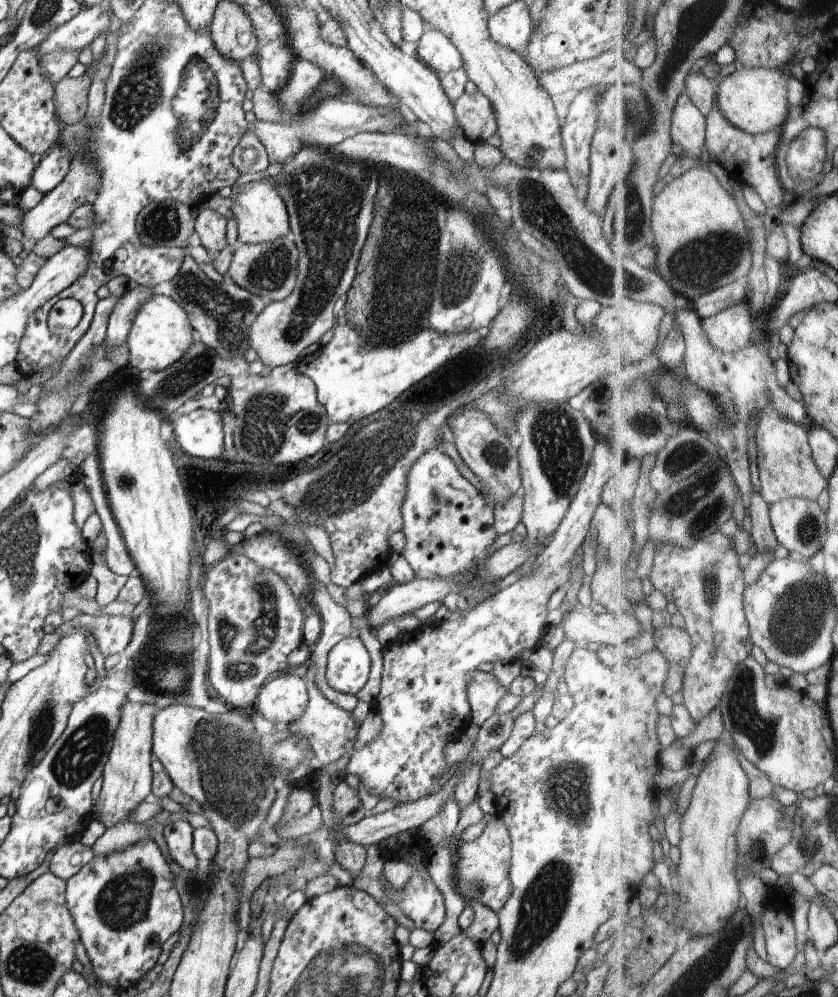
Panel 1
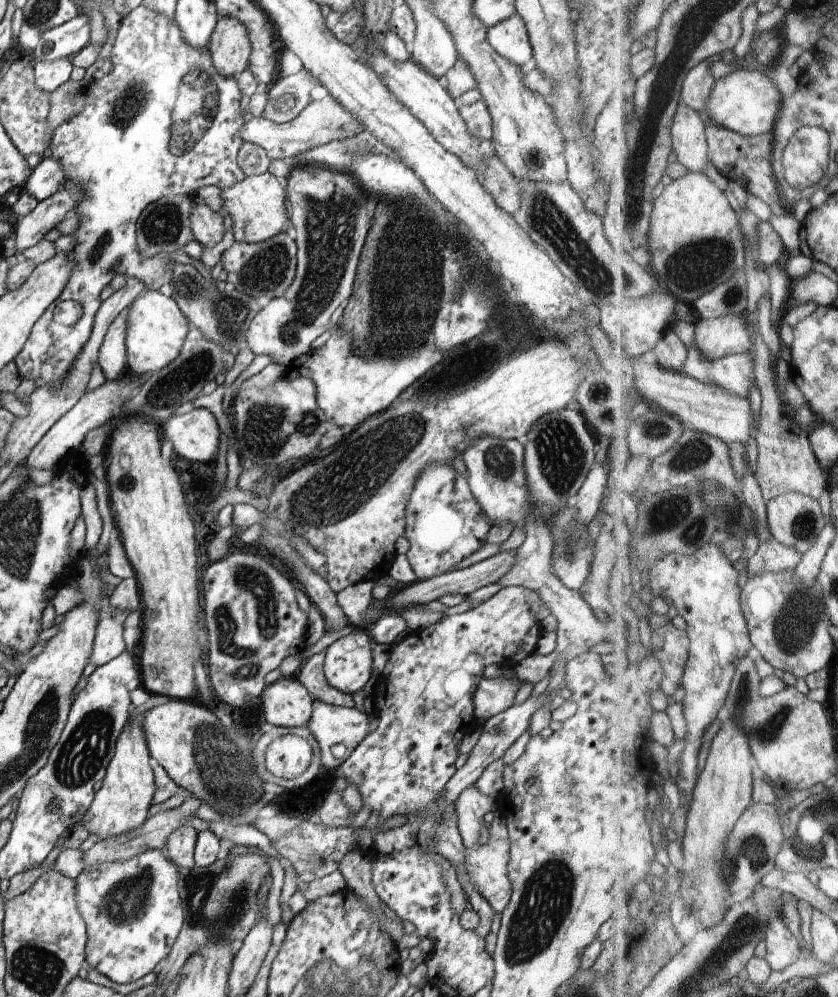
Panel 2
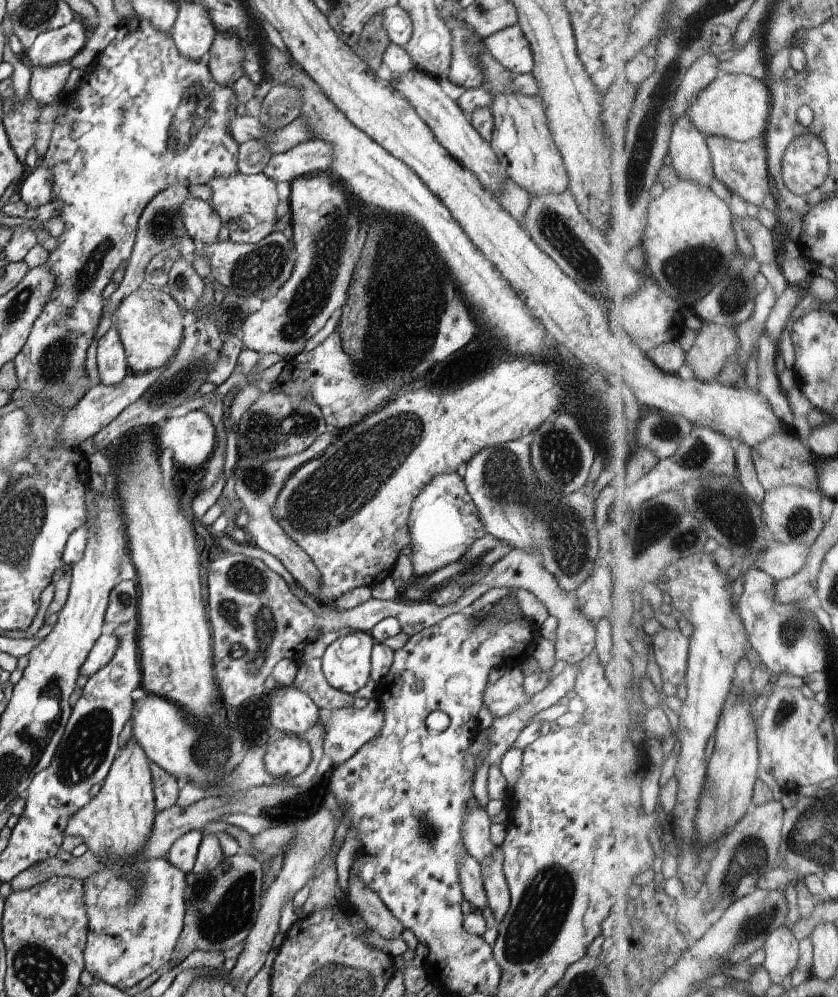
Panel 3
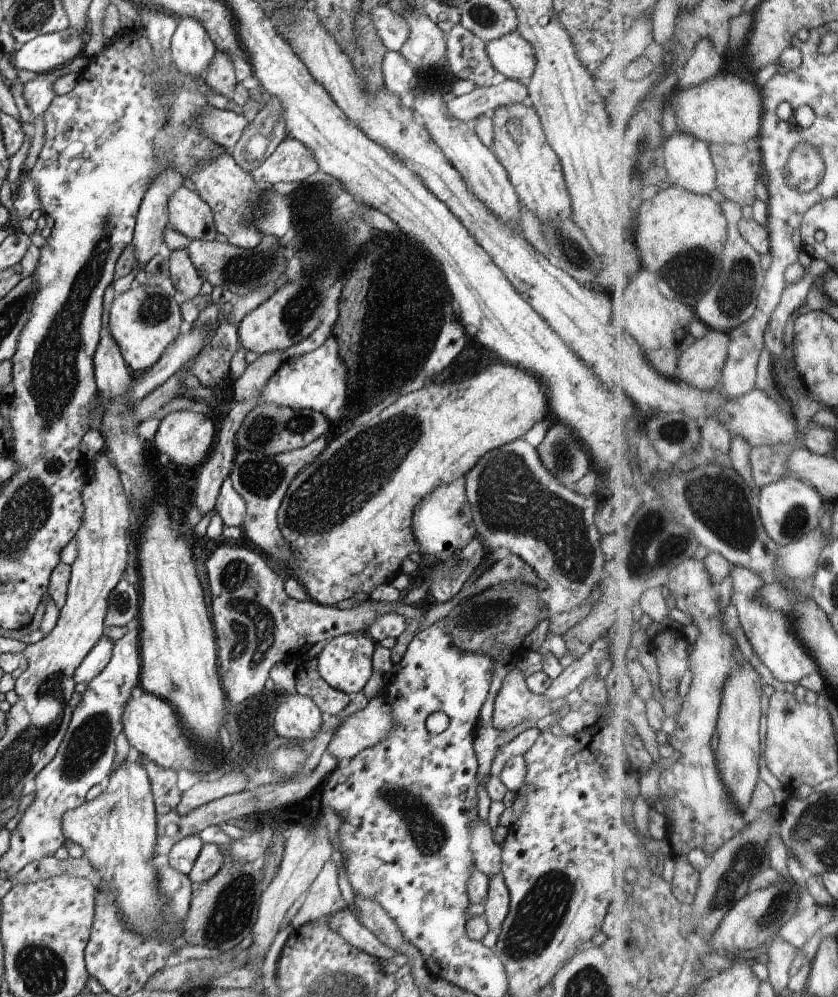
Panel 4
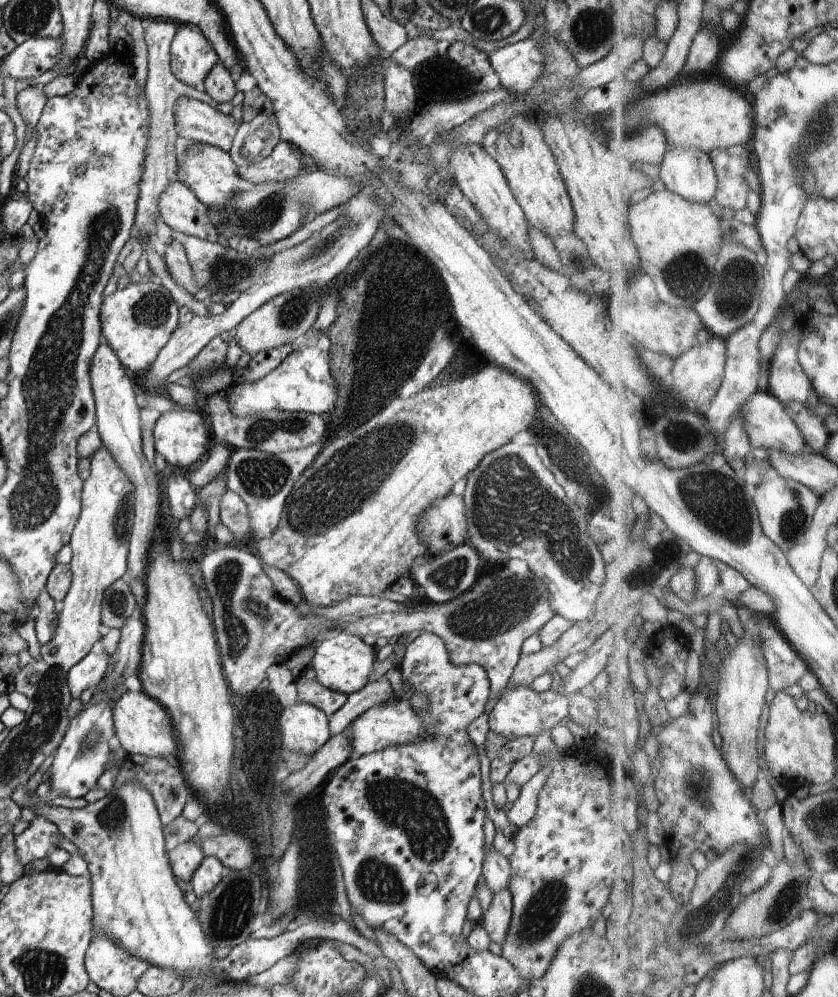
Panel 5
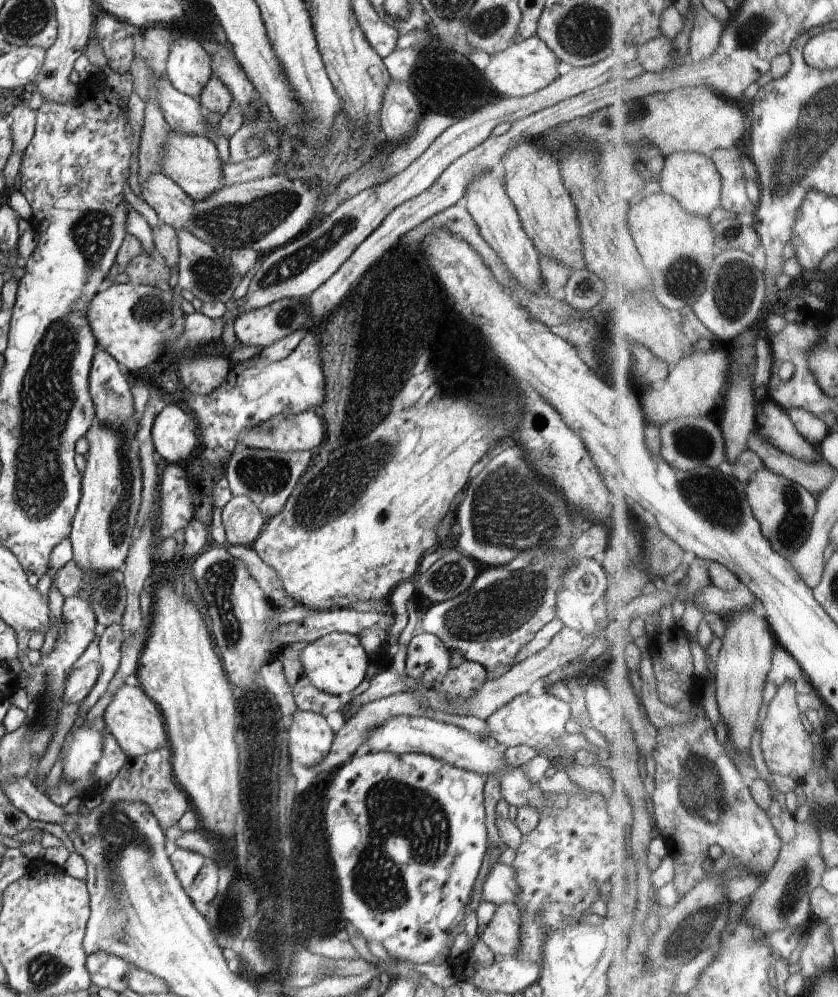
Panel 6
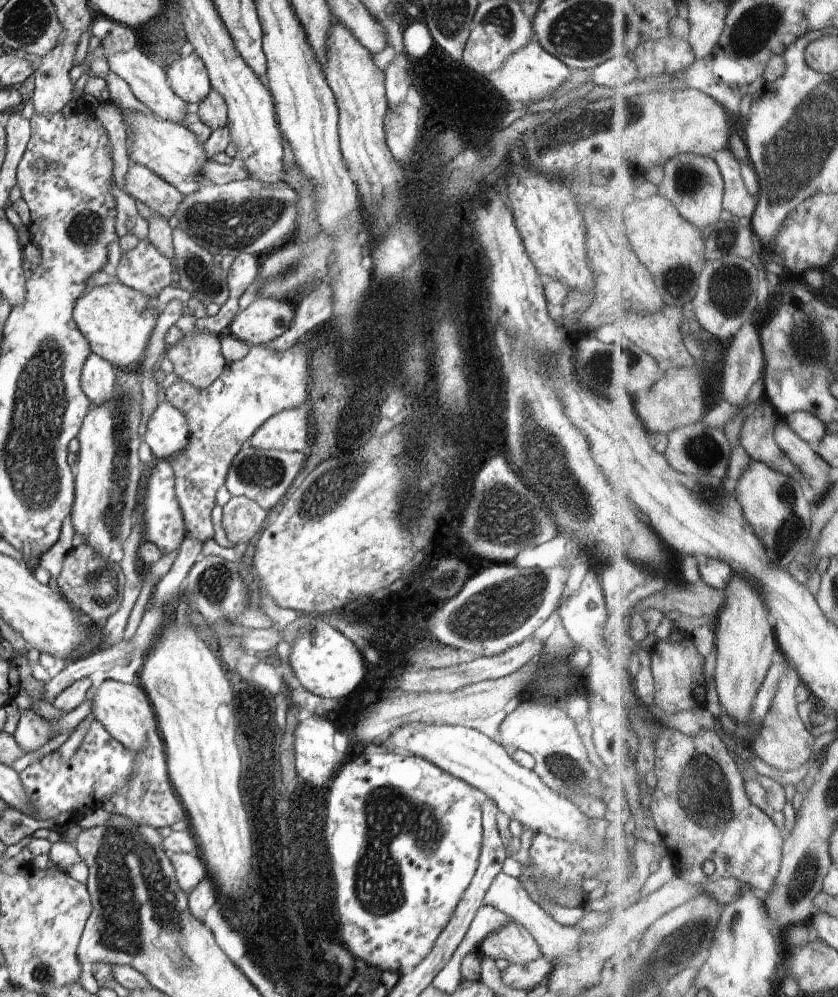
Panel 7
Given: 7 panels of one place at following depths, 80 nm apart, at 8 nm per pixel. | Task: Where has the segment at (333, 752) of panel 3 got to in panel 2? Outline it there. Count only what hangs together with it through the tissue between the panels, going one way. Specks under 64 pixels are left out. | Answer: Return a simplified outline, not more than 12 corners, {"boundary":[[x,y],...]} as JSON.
{"boundary":[[313,699],[304,728],[337,770],[368,736],[355,707]]}

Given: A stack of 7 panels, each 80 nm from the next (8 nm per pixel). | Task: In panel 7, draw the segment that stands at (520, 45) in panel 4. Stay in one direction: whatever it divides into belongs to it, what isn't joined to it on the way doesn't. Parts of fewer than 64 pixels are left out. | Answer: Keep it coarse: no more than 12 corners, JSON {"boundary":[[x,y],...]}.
{"boundary":[[532,38],[485,77],[508,103],[550,98],[571,69]]}

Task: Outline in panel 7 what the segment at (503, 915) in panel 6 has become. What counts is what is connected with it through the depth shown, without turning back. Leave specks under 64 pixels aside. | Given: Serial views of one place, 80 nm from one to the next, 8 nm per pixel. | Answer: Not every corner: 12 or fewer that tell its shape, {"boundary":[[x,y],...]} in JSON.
{"boundary":[[515,918],[484,937],[478,950],[494,960],[541,958],[531,932]]}

